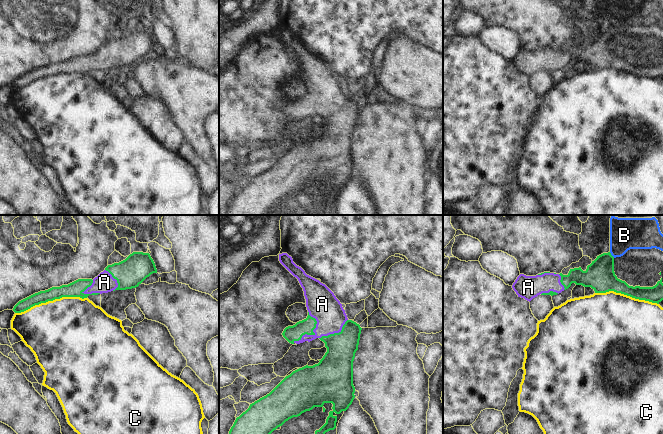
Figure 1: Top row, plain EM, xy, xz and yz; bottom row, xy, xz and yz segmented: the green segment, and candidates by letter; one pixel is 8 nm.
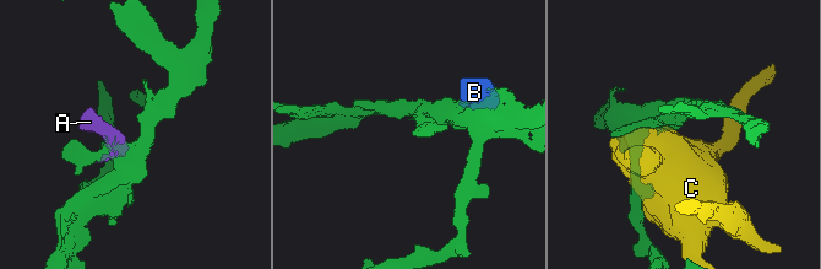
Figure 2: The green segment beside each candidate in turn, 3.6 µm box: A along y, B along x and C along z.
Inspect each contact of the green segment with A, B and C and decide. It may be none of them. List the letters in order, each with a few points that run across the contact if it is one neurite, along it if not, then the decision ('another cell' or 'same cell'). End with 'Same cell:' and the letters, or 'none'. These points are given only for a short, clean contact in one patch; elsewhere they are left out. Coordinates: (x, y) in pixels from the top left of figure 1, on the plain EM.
A: same cell
B: another cell
C: another cell
Same cell: A

